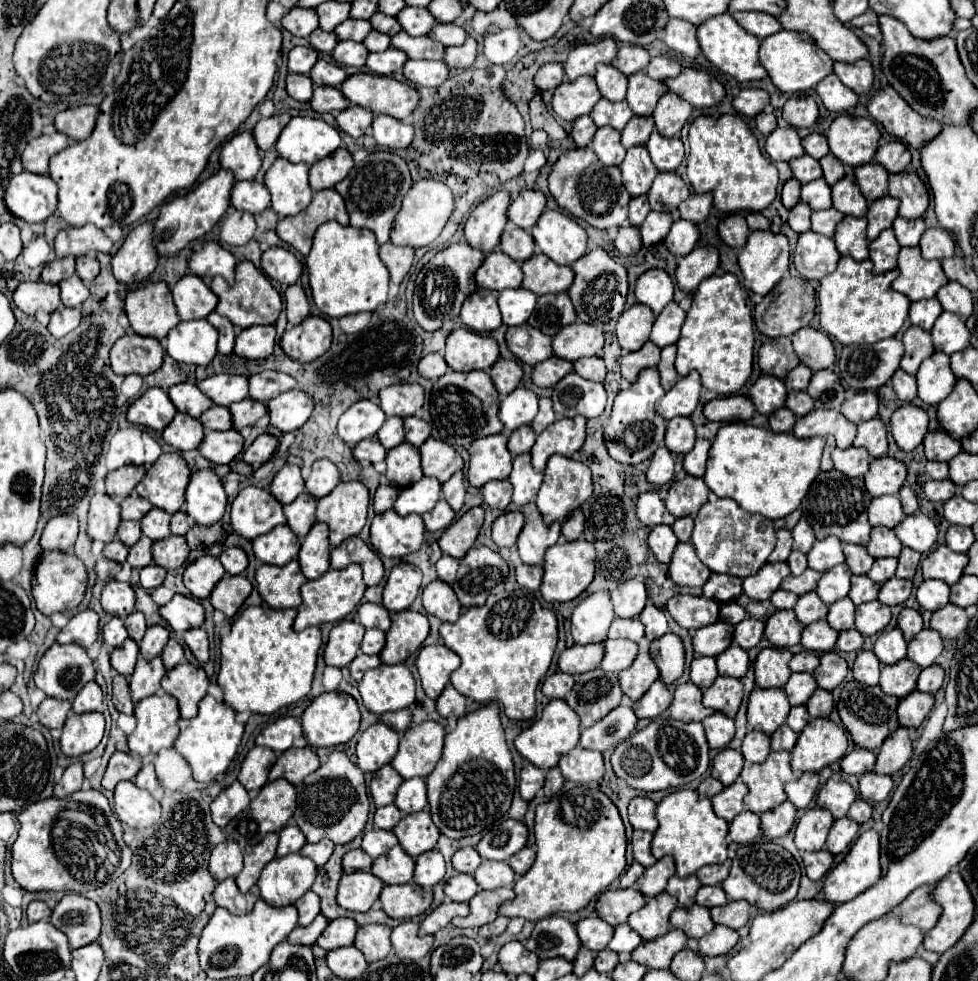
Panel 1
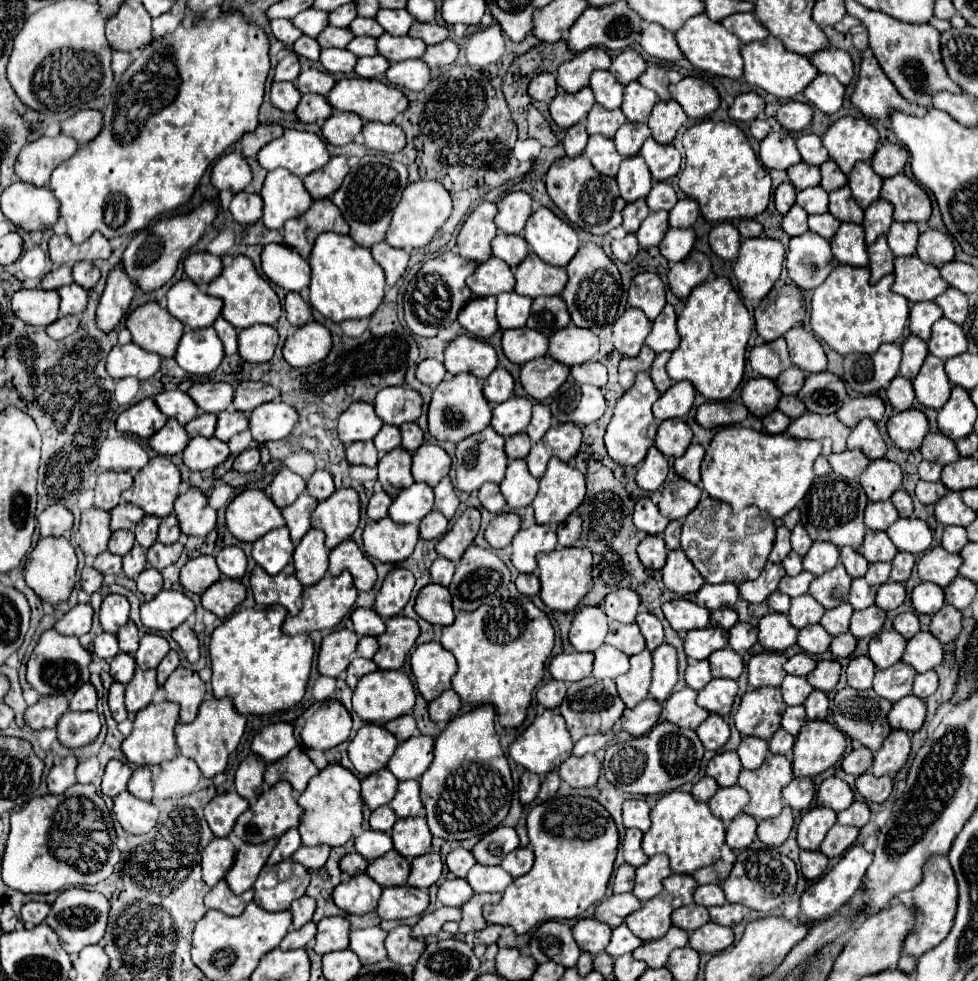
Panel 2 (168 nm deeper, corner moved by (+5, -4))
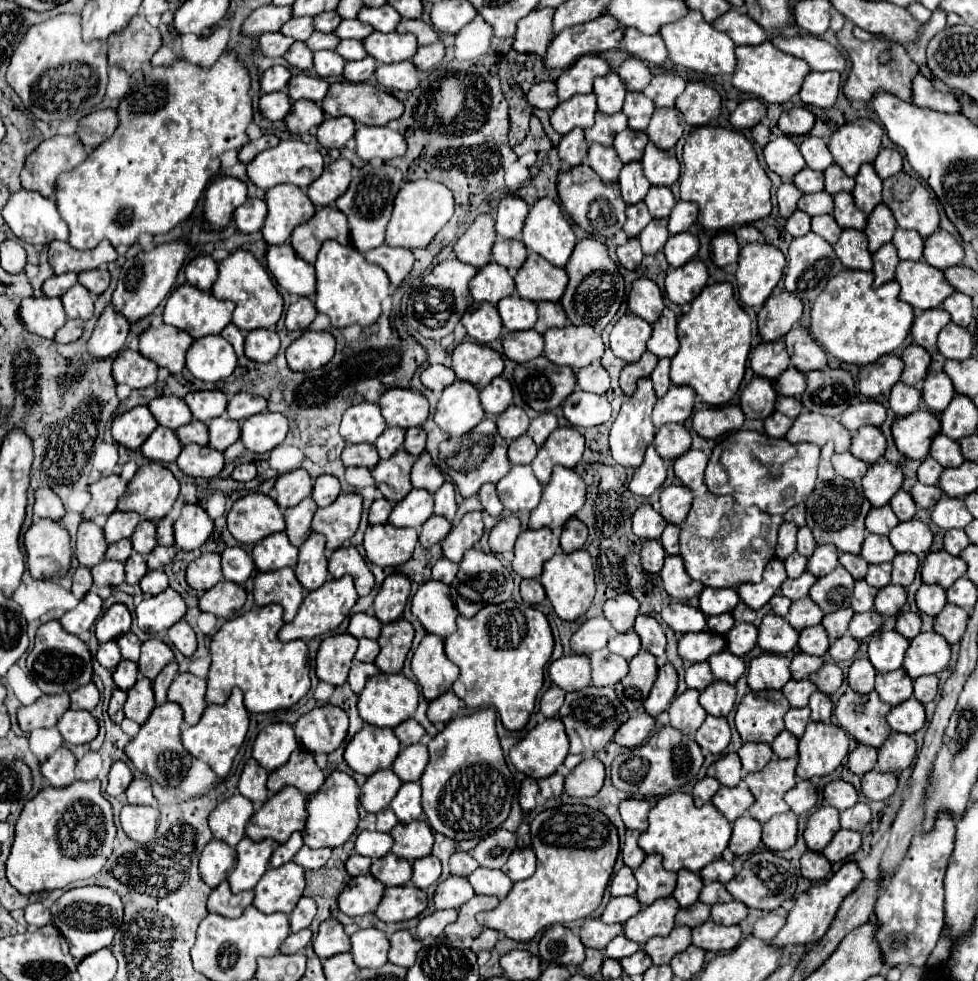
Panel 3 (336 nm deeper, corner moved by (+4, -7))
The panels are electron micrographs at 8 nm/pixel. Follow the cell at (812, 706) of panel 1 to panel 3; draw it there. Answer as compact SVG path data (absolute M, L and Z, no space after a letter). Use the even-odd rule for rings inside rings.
M815 691L815 693L811 695L809 709L811 709L811 719L813 719L813 721L829 723L831 711L833 711L833 705L831 705L829 695L825 695L825 693L821 693L821 691Z

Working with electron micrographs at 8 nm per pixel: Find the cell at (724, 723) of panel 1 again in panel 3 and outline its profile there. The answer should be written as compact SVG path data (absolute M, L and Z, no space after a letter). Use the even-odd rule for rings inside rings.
M707 715L703 725L695 733L695 741L709 753L723 753L731 741L731 729L725 717Z

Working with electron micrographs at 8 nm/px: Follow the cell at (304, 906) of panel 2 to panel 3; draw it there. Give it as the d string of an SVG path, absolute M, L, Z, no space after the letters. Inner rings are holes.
M301 897L299 903L297 903L297 907L293 909L293 913L287 915L289 917L290 934L309 927L311 921L313 921L313 917L315 917L315 913L317 913L317 905L313 903L313 899Z

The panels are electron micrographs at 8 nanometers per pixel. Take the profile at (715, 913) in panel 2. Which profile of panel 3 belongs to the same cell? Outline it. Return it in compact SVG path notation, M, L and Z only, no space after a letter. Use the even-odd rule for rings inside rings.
M741 901L711 905L711 919L719 925L737 925L747 917L747 913L749 913L749 907Z

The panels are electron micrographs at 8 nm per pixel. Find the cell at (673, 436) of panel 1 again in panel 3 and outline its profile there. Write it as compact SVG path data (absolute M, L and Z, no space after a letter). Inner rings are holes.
M669 425L669 427L659 427L655 441L653 441L657 453L663 459L677 459L683 453L689 451L691 447L691 435L683 425Z

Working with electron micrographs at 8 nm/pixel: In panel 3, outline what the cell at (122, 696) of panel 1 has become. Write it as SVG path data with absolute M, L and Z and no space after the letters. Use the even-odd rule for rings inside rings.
M115 689L113 695L111 695L111 701L109 701L107 713L109 713L111 721L117 723L117 725L125 719L125 715L123 715L123 703L125 703L125 699L127 699L127 693L121 691L121 689Z

